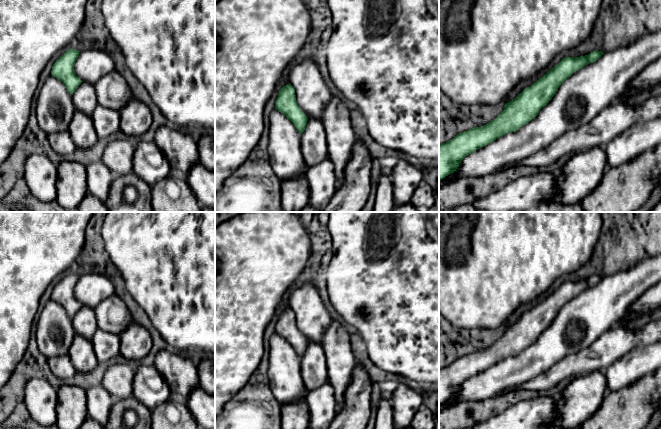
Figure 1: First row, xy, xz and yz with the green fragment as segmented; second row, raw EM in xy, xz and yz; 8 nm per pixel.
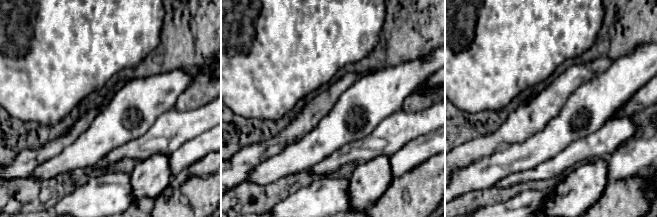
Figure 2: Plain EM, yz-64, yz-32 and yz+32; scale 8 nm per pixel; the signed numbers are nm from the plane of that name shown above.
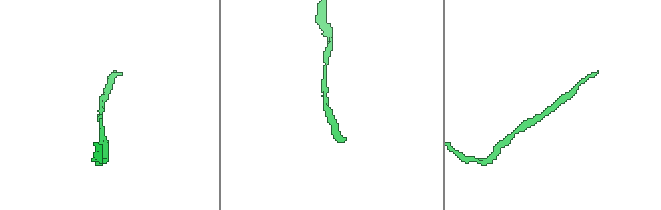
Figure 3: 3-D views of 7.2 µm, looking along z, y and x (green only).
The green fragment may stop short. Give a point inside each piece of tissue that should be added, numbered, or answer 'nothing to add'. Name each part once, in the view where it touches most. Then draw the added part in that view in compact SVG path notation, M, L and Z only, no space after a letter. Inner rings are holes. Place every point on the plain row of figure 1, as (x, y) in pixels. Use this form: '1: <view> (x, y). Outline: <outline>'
nothing to add

